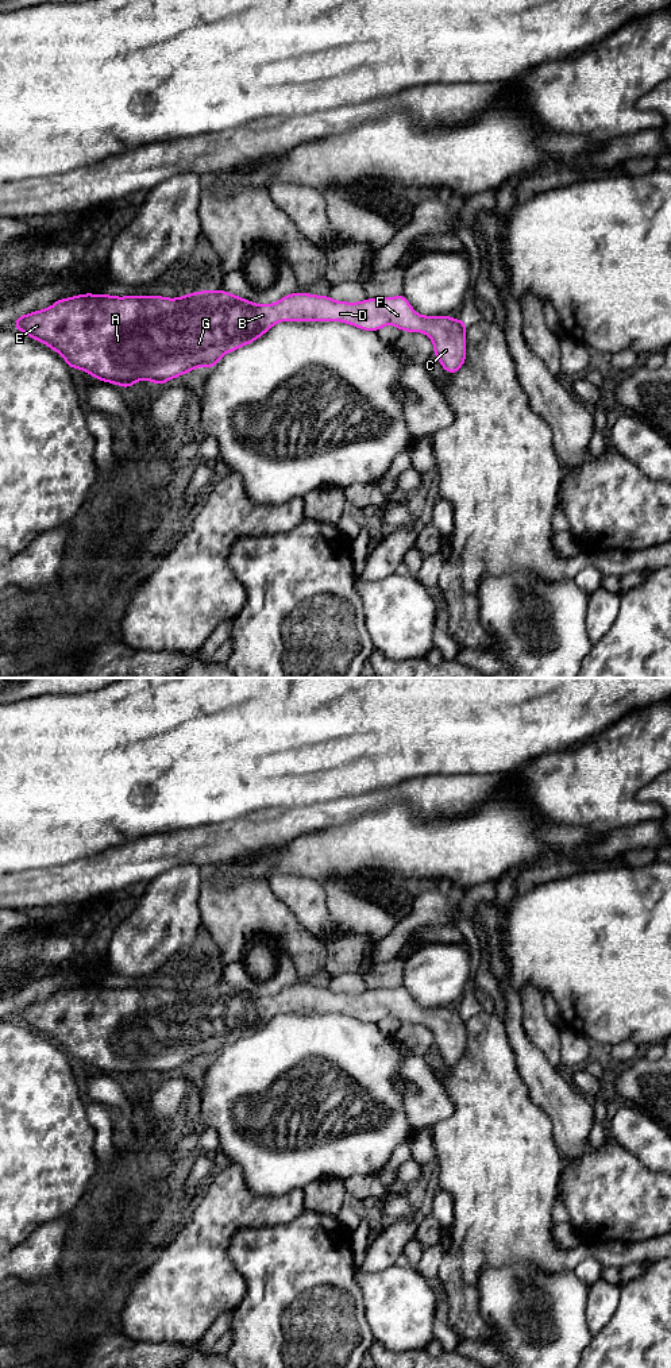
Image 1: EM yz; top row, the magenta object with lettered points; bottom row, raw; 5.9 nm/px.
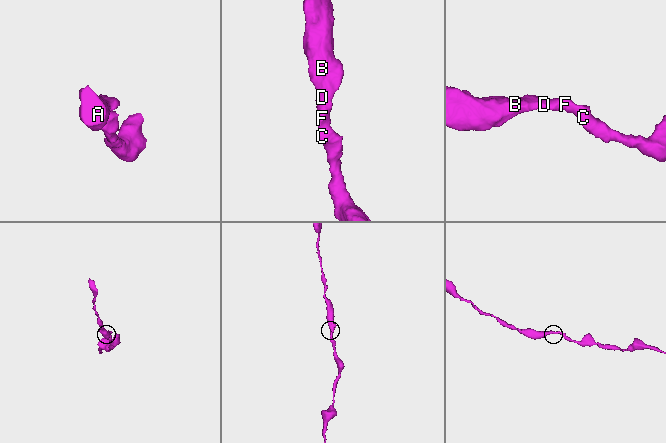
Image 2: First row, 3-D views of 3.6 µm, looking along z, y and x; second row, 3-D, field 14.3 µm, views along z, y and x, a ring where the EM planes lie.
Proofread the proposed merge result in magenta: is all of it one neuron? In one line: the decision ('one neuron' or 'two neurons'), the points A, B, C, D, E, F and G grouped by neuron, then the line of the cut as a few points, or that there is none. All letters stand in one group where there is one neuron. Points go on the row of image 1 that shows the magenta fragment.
one neuron; A B C D E F G; no cut

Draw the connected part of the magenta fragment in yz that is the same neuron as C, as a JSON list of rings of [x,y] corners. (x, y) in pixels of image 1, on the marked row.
[[[201,290],[177,298],[85,293],[18,316],[14,327],[57,351],[69,367],[81,369],[97,381],[130,388],[138,379],[163,385],[198,366],[211,369],[224,354],[252,343],[279,321],[343,321],[377,332],[392,324],[401,332],[428,335],[433,342],[433,354],[450,374],[455,374],[466,361],[466,320],[448,315],[421,316],[404,294],[346,302],[329,296],[290,293],[274,304],[254,304],[224,290]]]

